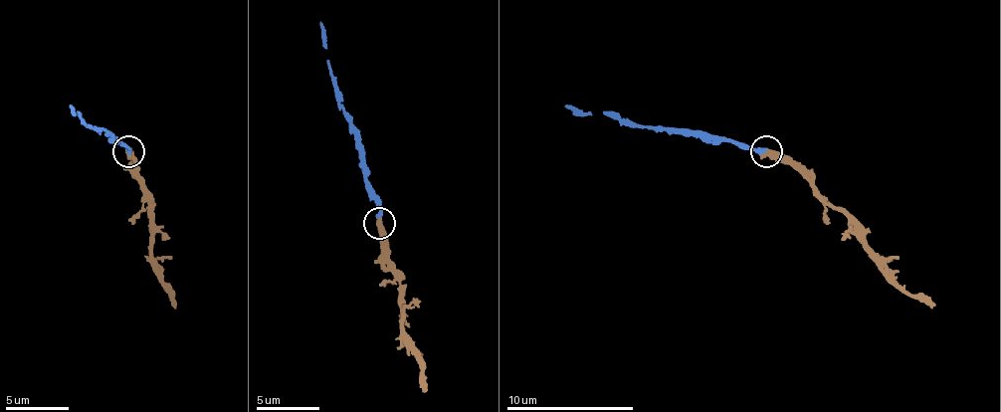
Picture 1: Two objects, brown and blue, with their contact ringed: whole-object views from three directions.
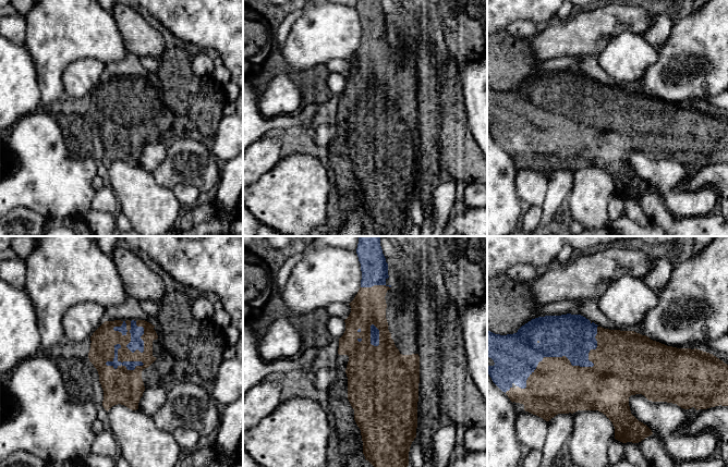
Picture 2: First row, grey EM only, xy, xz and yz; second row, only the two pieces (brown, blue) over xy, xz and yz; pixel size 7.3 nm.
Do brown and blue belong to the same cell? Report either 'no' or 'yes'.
yes

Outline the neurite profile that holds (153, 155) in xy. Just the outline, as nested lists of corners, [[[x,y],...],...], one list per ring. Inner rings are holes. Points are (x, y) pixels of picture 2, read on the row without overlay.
[[[163,143],[145,145],[138,159],[138,165],[151,173],[166,159],[167,151],[168,146]]]

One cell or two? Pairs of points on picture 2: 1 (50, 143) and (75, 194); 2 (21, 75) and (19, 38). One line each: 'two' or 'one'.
1: one
2: two

